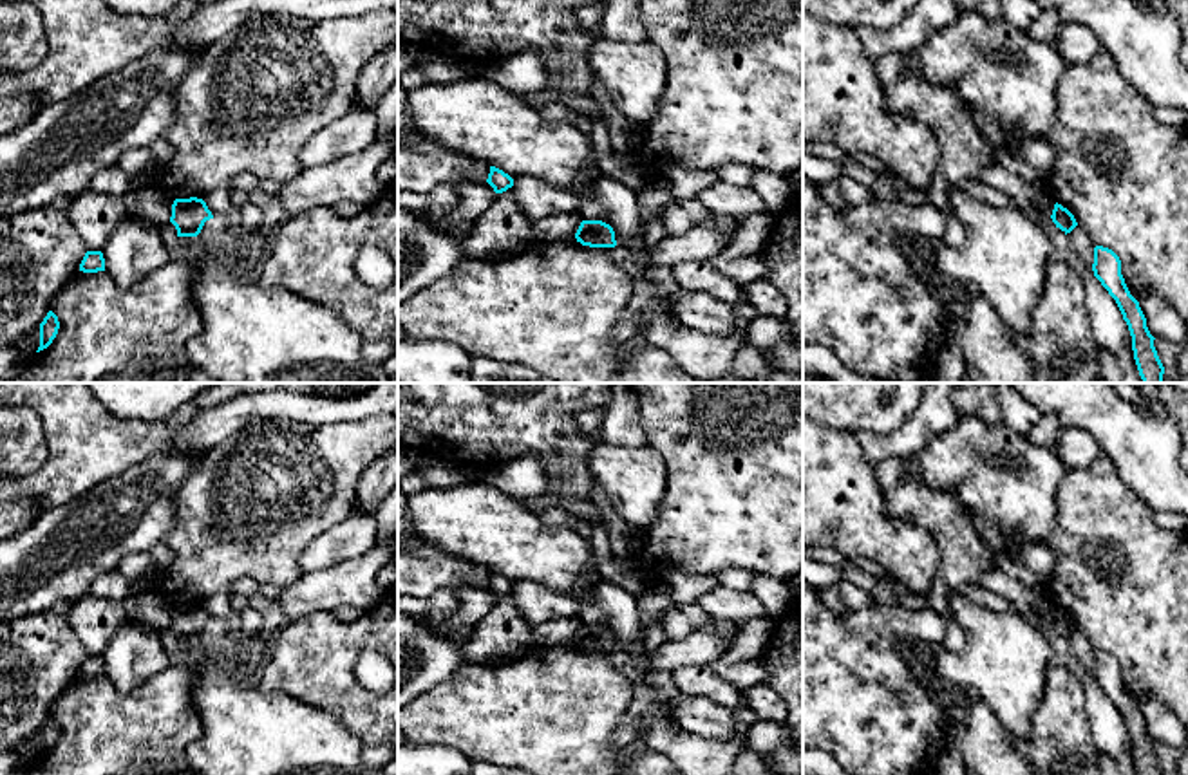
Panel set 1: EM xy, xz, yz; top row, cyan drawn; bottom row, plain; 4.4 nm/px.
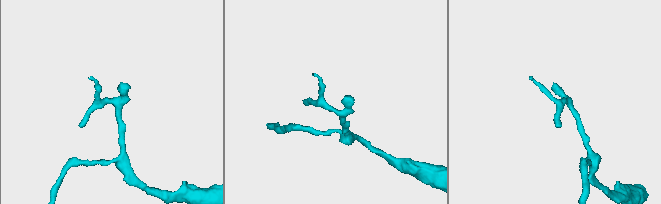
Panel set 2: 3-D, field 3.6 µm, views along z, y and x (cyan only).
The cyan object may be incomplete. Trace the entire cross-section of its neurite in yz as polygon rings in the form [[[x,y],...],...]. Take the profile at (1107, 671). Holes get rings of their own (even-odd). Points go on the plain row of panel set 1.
[[[1096,650],[1092,676],[1108,699],[1116,705],[1123,724],[1128,730],[1137,775],[1164,775],[1154,752],[1155,742],[1146,732],[1146,723],[1139,712],[1139,706],[1130,699],[1121,679],[1119,661],[1108,652]]]

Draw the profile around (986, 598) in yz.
[[[964,584],[953,591],[989,611],[995,612],[1013,611],[1013,605],[1005,596],[993,593],[978,584]]]

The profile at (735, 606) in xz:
[[[720,584],[709,593],[703,593],[696,600],[696,605],[709,618],[725,620],[738,625],[767,614],[763,603],[754,593],[741,589],[729,589]]]

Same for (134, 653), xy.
[[[132,620],[116,629],[101,658],[105,676],[121,694],[132,692],[174,661],[170,645],[154,632],[154,627]]]

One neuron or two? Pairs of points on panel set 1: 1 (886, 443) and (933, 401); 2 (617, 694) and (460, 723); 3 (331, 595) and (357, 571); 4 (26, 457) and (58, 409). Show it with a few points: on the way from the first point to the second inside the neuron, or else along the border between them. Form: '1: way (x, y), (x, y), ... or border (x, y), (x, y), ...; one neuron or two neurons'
1: way (899, 443), (928, 414); one neuron
2: way (577, 701), (566, 701), (554, 712), (499, 712); one neuron
3: way (337, 589), (351, 577); one neuron
4: border (18, 405), (38, 416), (47, 447), (31, 472); two neurons

